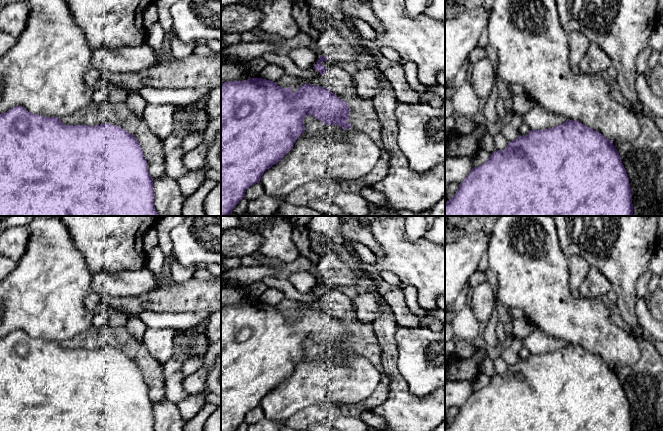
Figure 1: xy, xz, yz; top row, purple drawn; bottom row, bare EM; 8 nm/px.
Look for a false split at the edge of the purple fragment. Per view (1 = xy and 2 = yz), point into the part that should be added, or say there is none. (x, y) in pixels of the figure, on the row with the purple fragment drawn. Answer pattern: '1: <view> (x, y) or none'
1: none
2: none

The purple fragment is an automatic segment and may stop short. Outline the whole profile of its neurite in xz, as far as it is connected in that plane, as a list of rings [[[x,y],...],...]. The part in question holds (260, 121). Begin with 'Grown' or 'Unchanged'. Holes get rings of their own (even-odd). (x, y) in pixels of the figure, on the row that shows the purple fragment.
Unchanged. [[[263,78],[221,83],[221,216],[229,216],[244,198],[246,190],[259,183],[263,173],[289,152],[303,134],[304,118],[308,114],[325,125],[339,125],[343,130],[352,126],[347,122],[350,114],[348,104],[322,86],[303,84],[292,92],[289,87],[282,88]]]

